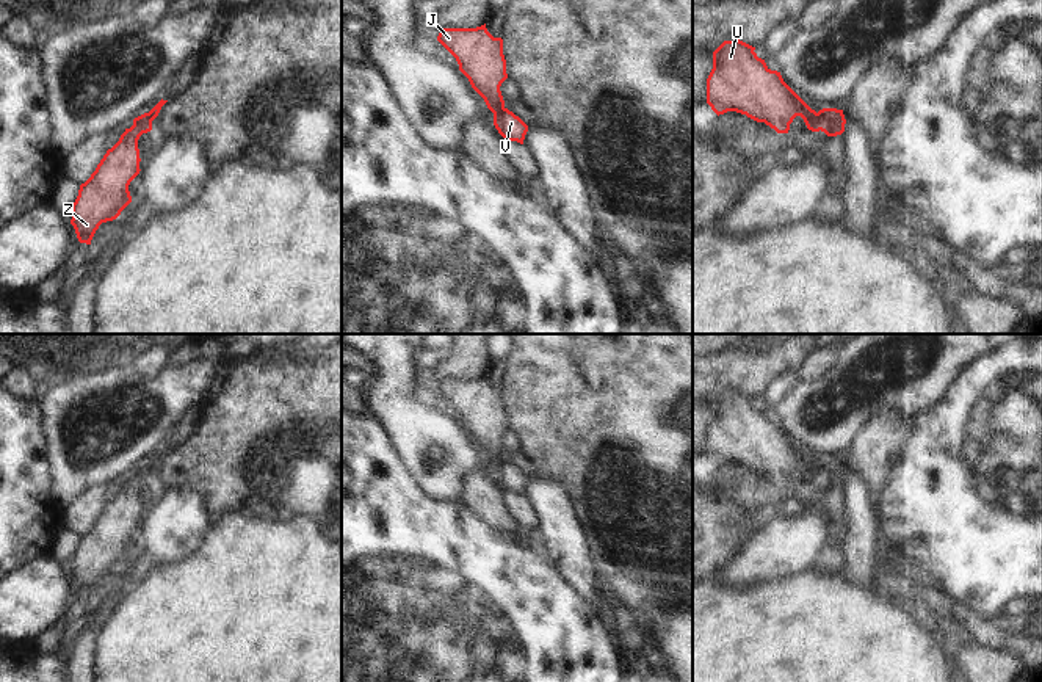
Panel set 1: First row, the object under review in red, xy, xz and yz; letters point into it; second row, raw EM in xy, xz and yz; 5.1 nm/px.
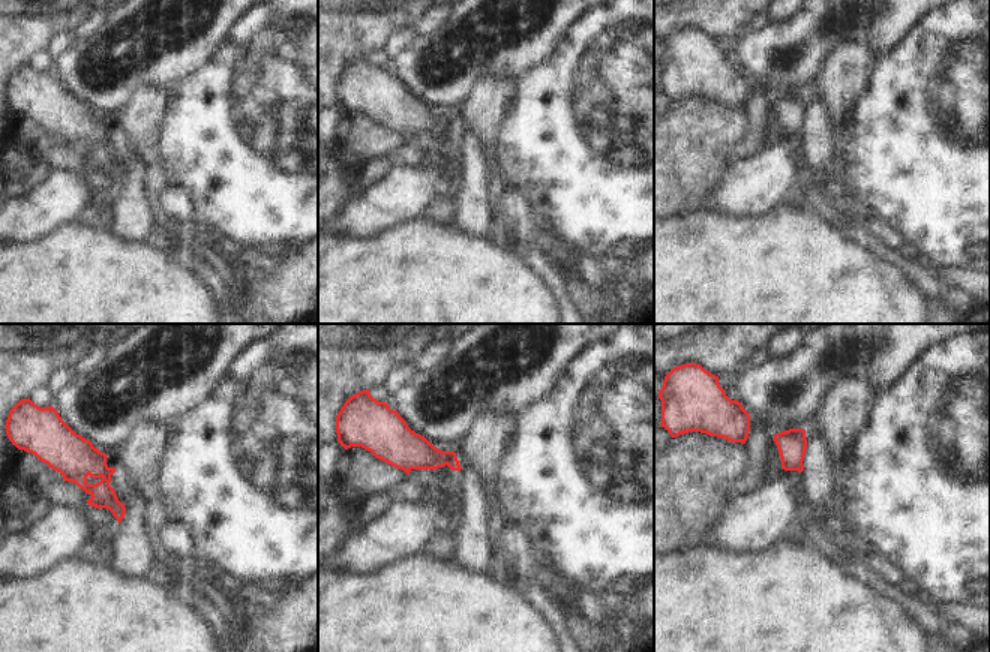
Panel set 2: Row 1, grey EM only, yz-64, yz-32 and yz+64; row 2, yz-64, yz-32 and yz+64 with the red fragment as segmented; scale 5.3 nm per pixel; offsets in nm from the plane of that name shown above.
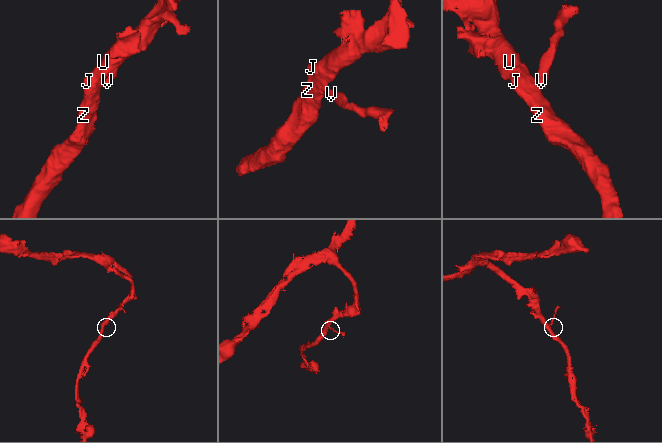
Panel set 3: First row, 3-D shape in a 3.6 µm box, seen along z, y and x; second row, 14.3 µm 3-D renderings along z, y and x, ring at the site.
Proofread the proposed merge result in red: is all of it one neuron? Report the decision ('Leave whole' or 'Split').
Split.

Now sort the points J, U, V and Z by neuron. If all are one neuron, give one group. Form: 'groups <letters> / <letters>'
groups J U Z / V

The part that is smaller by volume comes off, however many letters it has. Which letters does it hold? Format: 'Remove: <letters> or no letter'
Remove: V

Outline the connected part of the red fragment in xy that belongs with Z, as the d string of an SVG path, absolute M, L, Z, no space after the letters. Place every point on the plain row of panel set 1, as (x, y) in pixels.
M147 464L135 469L133 477L125 480L91 528L80 536L71 571L80 594L91 596L99 577L116 571L132 553L128 536L141 522L138 491L150 481Z

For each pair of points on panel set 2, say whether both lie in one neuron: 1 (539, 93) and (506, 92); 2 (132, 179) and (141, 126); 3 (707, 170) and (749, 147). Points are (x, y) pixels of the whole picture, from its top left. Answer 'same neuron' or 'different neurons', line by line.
1: different neurons
2: different neurons
3: different neurons

